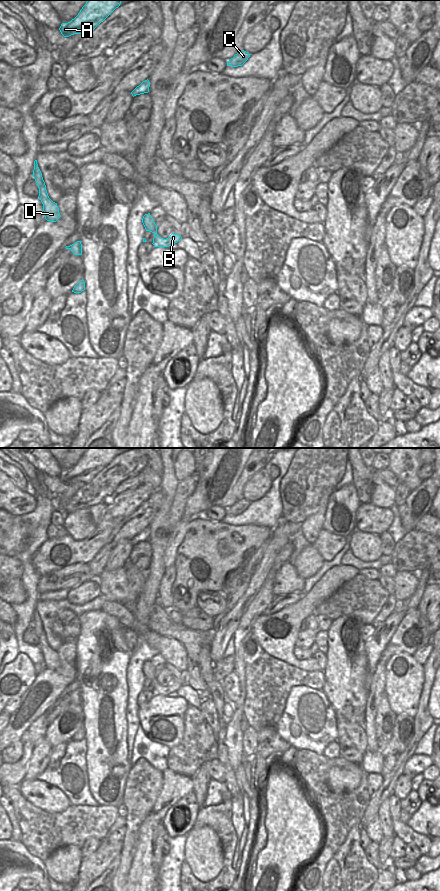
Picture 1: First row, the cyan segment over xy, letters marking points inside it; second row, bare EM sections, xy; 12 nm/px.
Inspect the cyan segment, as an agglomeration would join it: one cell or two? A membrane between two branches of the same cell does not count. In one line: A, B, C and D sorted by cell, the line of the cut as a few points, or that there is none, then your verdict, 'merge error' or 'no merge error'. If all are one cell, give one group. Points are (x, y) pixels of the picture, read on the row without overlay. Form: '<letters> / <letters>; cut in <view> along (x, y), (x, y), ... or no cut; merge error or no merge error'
A B C D; no cut; no merge error

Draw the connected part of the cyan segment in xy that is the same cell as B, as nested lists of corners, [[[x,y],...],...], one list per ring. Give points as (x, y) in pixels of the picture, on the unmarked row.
[[[150,661],[145,662],[142,666],[142,671],[146,679],[150,679],[154,682],[153,693],[154,695],[169,695],[182,687],[178,682],[172,681],[168,686],[163,687],[157,682],[157,673],[155,672]]]

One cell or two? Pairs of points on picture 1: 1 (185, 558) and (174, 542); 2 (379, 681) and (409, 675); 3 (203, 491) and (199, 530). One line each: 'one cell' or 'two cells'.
1: two cells
2: two cells
3: two cells

